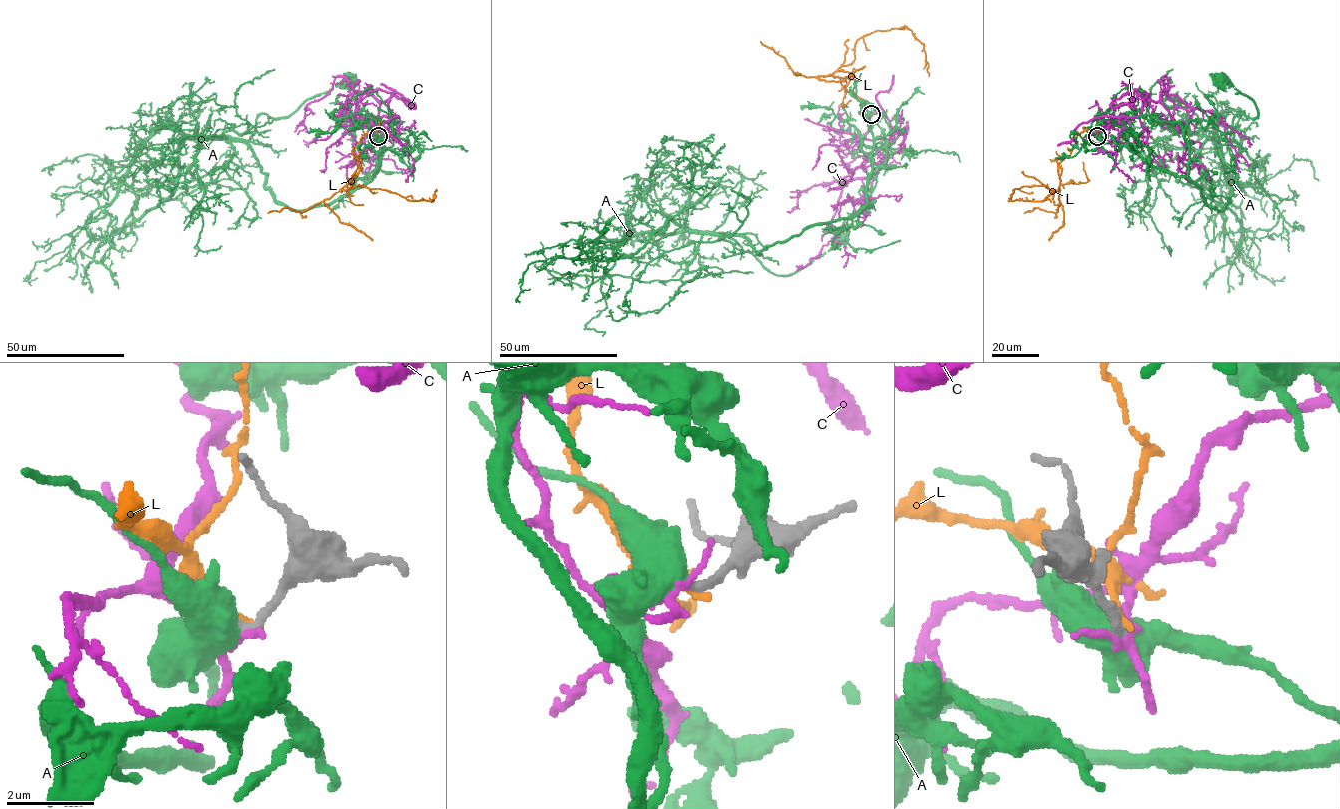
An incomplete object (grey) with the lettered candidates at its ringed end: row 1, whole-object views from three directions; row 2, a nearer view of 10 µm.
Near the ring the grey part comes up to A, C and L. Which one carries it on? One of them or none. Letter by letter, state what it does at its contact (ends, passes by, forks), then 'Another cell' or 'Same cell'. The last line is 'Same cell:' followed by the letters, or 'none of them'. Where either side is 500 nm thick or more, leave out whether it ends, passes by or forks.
A: Same cell
C: It passes by. Another cell
L: It ends there. Another cell
Same cell: A

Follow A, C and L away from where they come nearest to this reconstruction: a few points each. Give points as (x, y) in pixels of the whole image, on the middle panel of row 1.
A: (871, 115), (866, 203), (851, 217), (807, 226), (759, 254), (729, 236), (783, 275), (840, 237)
C: (871, 115), (864, 137), (886, 138), (888, 151), (870, 177), (845, 185), (830, 223), (832, 240), (855, 255)
L: (871, 115), (845, 88), (851, 75), (832, 74), (854, 59), (863, 36), (906, 27), (923, 44), (928, 76)

